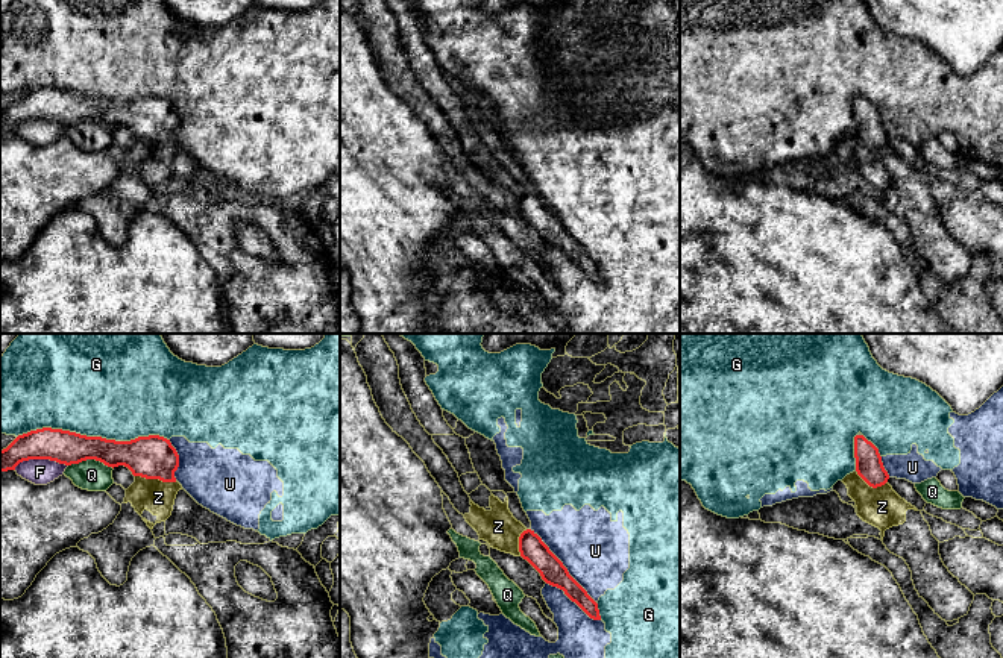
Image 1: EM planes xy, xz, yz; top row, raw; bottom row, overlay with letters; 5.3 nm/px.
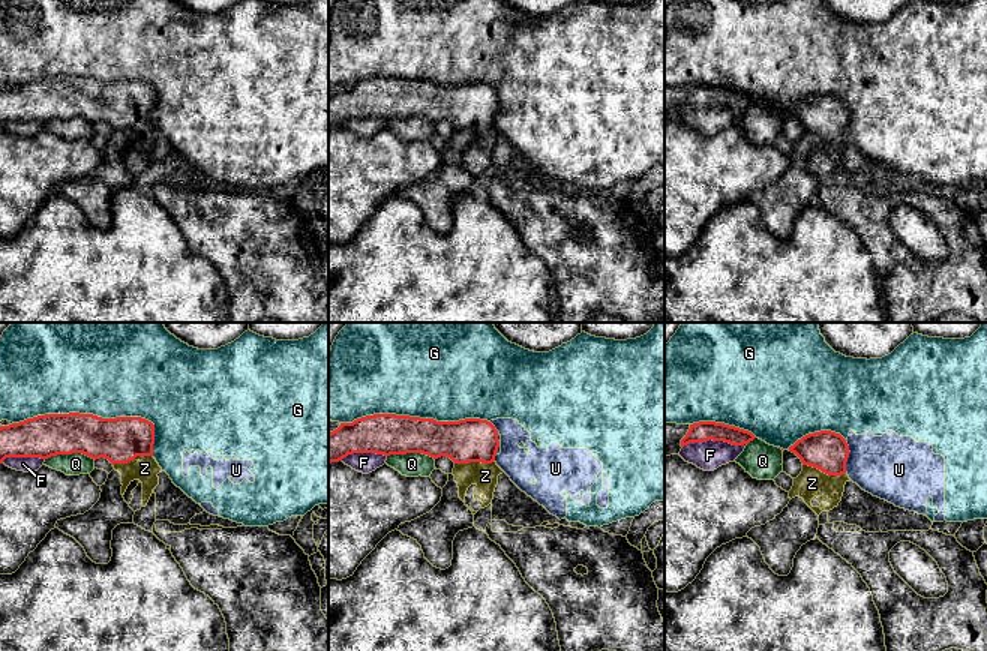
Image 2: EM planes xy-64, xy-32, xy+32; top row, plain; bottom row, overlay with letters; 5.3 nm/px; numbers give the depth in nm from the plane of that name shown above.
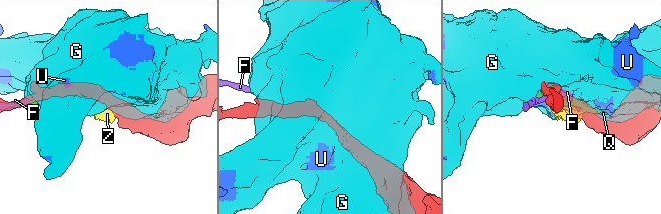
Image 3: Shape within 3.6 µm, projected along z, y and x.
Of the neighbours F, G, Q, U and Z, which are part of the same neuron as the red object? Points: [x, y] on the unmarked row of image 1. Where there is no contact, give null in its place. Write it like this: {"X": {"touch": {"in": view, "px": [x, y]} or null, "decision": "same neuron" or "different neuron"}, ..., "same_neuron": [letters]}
{"F": {"touch": {"in": "xy", "px": [40, 119]}, "decision": "different neuron"}, "G": {"touch": {"in": "xy", "px": [93, 97]}, "decision": "different neuron"}, "Q": {"touch": {"in": "xy", "px": [91, 119]}, "decision": "different neuron"}, "U": {"touch": {"in": "xz", "px": [563, 226]}, "decision": "different neuron"}, "Z": {"touch": {"in": "xy", "px": [157, 138]}, "decision": "same neuron"}, "same_neuron": ["Z"]}

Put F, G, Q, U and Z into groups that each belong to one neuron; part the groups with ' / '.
F / G U / Q / Z

